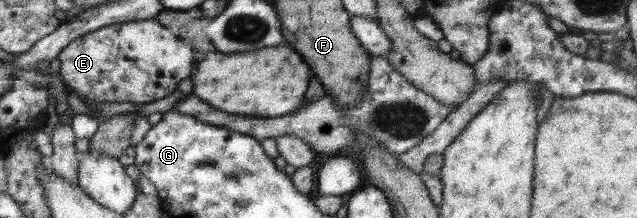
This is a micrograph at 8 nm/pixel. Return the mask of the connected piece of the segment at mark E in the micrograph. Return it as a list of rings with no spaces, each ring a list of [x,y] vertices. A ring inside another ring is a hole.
[[[151,18],[111,24],[85,33],[68,43],[57,59],[60,62],[60,78],[66,89],[78,97],[86,97],[92,103],[110,103],[113,107],[125,108],[131,104],[148,104],[170,95],[177,89],[180,80],[192,78],[195,65],[193,56],[192,46],[188,42],[178,41],[170,30]]]

